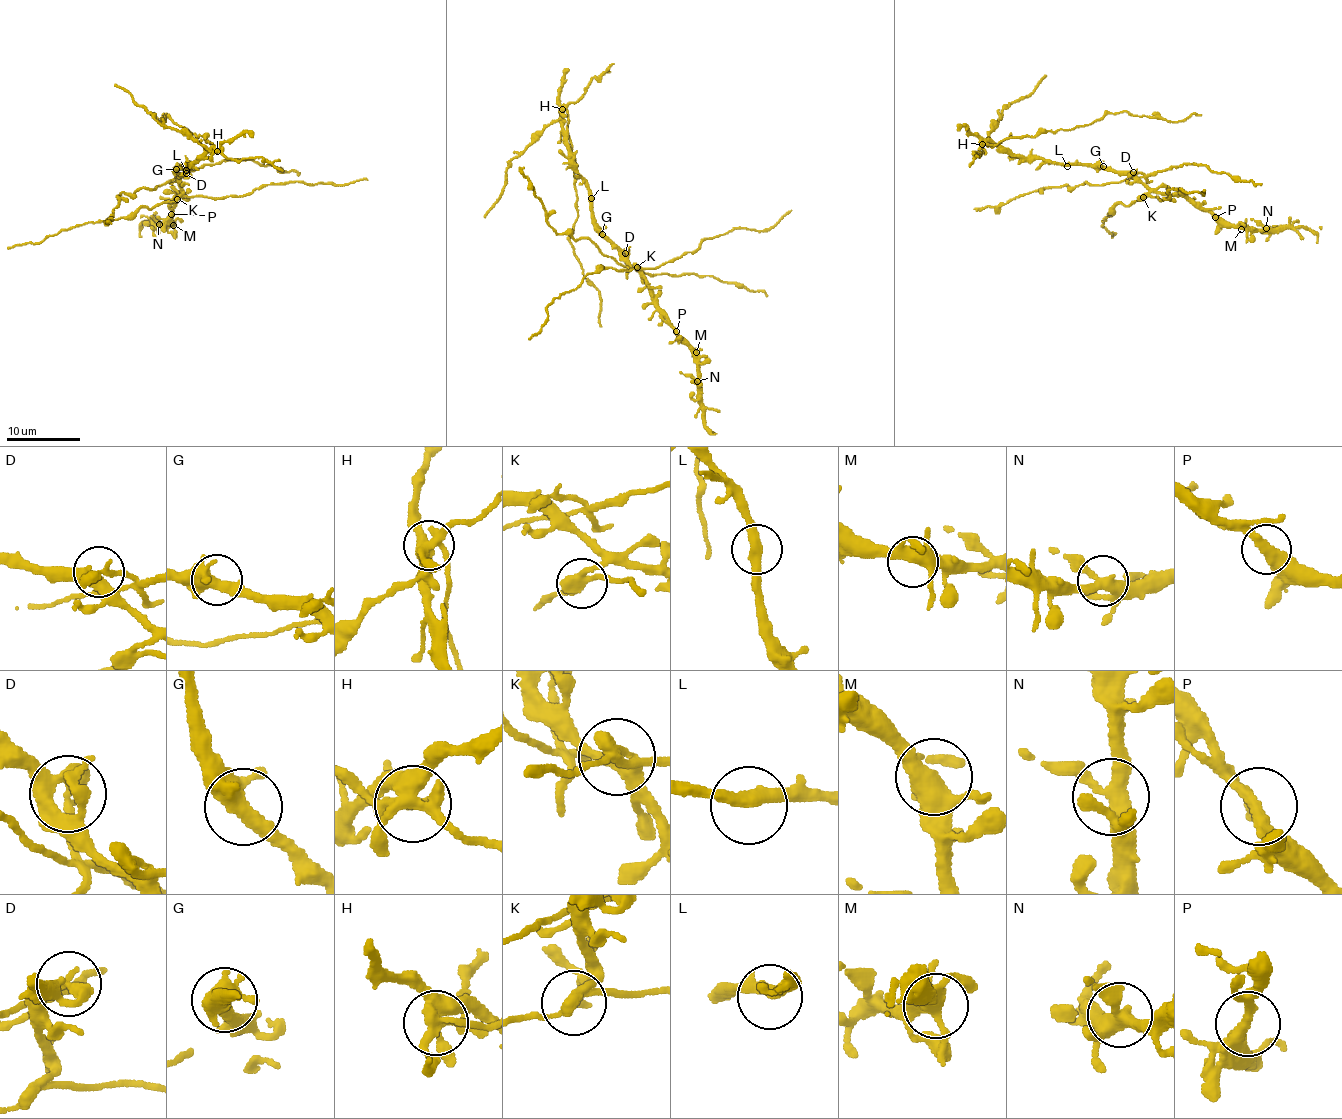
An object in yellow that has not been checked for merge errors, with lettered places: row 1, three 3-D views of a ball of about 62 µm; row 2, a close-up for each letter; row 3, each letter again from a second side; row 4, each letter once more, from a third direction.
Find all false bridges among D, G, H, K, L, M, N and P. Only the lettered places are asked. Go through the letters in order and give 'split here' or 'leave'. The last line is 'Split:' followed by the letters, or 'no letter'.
D: split here
G: leave
H: split here
K: split here
L: leave
M: leave
N: leave
P: leave
Split: D, H, K

